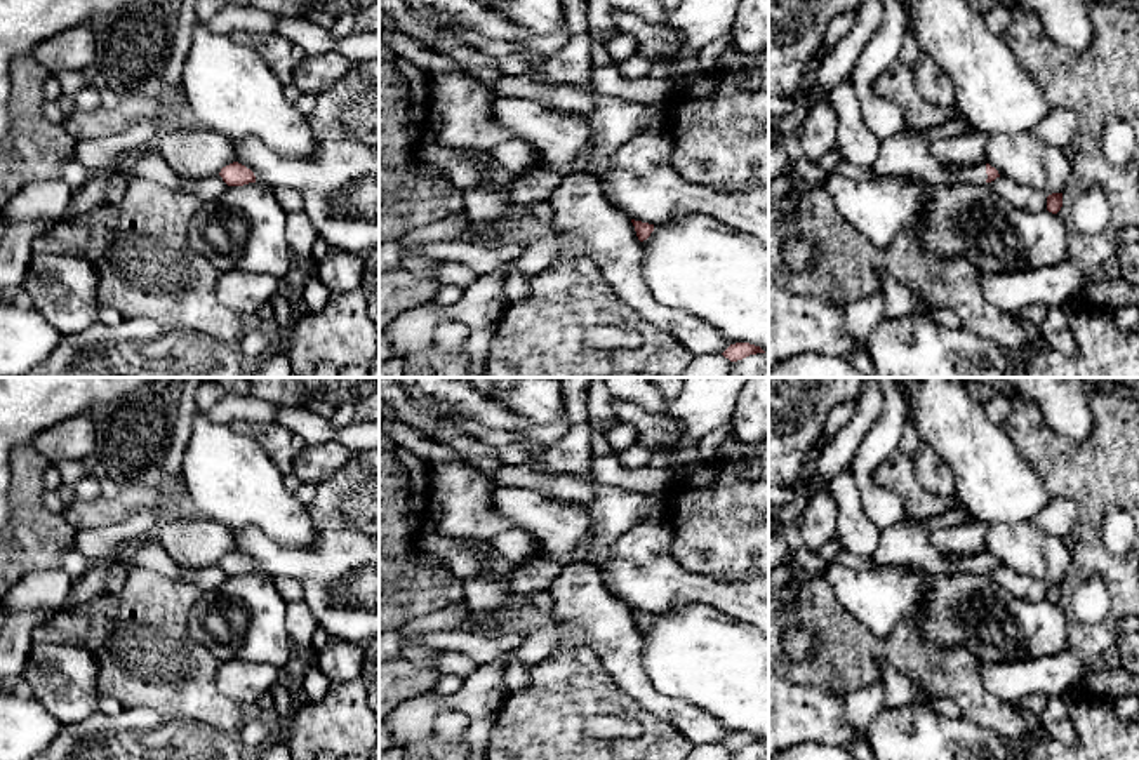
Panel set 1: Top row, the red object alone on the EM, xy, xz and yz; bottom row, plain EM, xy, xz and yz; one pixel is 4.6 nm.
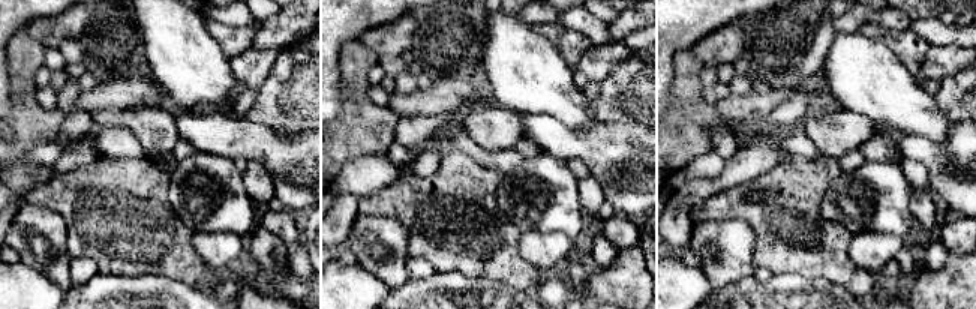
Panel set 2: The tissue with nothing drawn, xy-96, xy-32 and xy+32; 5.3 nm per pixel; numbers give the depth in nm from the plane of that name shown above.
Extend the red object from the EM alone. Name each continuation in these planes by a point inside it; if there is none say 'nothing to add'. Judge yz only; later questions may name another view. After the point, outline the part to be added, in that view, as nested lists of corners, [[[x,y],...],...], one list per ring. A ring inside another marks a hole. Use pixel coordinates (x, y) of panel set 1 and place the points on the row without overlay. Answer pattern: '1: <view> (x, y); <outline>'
1: yz (906, 545); [[[909,517],[882,530],[880,544],[869,558],[875,569],[885,565],[908,569],[922,579],[949,574],[984,576],[988,569],[984,551],[972,557],[941,555],[930,544],[929,532],[920,520]]]

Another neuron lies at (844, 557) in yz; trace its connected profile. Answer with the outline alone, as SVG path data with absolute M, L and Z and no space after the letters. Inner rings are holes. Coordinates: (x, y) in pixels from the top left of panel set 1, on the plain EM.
M843 546L838 550L835 562L854 570L875 569L875 563L869 557L856 555Z

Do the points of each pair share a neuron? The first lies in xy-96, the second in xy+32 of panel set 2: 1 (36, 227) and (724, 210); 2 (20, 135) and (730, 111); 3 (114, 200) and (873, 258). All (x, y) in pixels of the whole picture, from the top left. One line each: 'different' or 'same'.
1: different
2: different
3: different

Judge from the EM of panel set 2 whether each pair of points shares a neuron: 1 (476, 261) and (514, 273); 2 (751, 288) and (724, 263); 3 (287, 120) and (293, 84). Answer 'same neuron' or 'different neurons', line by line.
1: same neuron
2: different neurons
3: same neuron

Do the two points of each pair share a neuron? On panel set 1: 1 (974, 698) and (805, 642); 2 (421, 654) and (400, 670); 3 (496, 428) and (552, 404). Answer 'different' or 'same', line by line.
1: different
2: different
3: different

